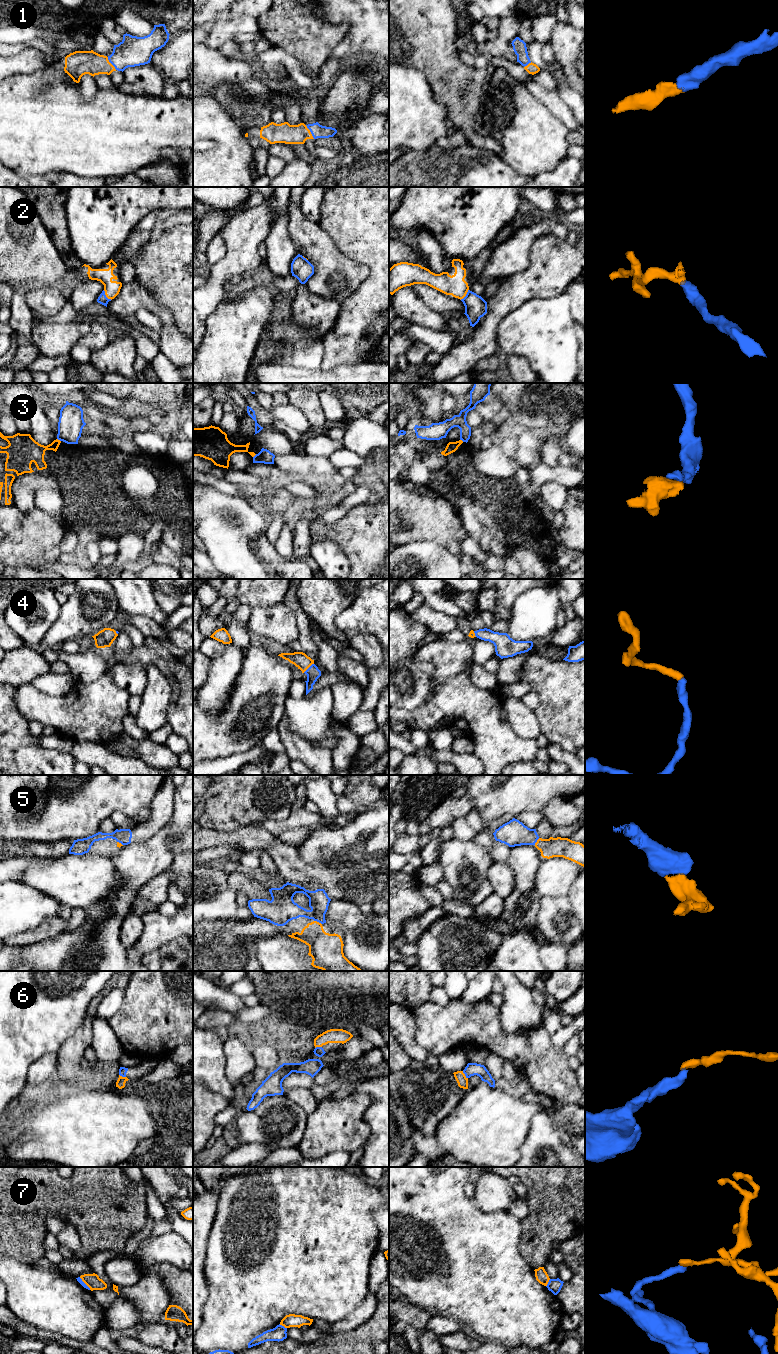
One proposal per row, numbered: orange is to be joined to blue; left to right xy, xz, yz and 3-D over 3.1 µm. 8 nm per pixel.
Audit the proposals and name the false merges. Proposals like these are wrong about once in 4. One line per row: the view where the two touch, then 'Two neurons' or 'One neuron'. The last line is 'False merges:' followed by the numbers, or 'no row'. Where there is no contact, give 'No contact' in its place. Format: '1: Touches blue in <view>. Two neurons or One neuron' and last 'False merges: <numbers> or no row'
1: Touches blue in xz. One neuron
2: Touches blue in xy. One neuron
3: Touches blue in xy. Two neurons
4: Touches blue in xz. One neuron
5: Touches blue in xz. One neuron
6: Touches blue in yz. One neuron
7: Touches blue in xz. Two neurons
False merges: 3, 7

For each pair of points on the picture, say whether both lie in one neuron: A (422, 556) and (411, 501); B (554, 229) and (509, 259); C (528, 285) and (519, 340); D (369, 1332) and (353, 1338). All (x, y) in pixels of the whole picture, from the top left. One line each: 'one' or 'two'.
A: two
B: one
C: two
D: one

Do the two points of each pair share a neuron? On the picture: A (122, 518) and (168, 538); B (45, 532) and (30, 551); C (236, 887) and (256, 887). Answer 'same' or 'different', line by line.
A: different
B: different
C: same

